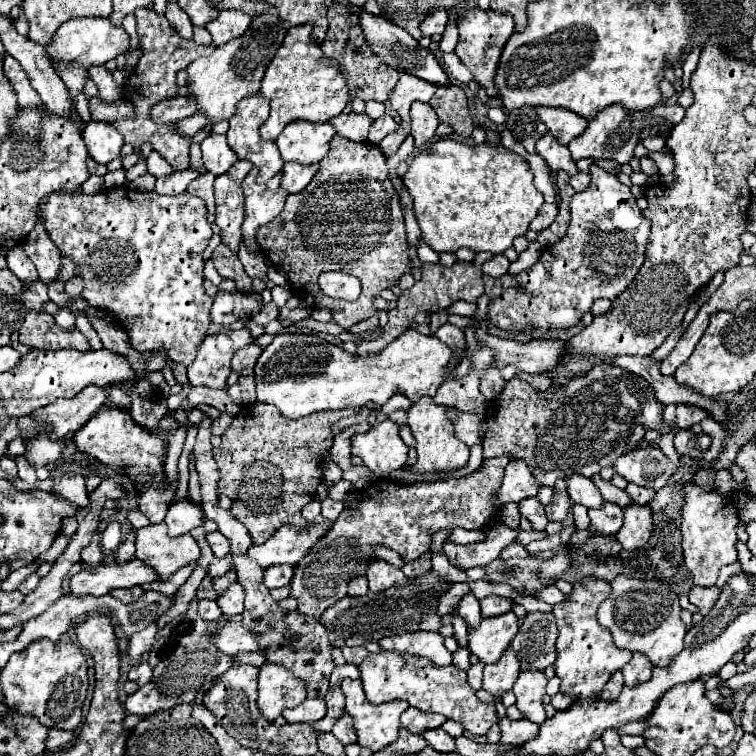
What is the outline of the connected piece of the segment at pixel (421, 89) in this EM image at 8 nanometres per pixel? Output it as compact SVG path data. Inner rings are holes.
M402 73L394 93L390 93L390 103L398 111L402 121L410 121L410 115L408 115L410 105L414 101L430 101L430 97L434 95L434 89L438 89L438 85L430 85L420 77Z

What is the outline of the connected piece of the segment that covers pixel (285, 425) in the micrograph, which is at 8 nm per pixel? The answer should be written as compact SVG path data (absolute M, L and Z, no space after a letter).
M250 403L242 405L240 413L234 417L232 425L222 435L222 445L214 449L214 461L218 465L220 481L218 495L226 495L232 499L230 513L246 525L254 543L266 541L278 527L294 525L298 529L306 529L308 521L302 517L302 507L314 499L316 487L322 483L322 463L320 453L332 447L332 425L342 417L356 413L356 407L338 409L338 411L318 411L300 419L286 419L278 409L266 403Z

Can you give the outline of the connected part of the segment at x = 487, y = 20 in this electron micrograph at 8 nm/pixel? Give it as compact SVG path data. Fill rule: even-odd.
M470 9L470 15L466 15L464 19L458 21L458 47L456 47L456 55L460 57L460 61L472 71L474 81L480 83L488 97L496 97L496 89L494 89L494 71L502 53L504 43L508 41L508 37L514 33L514 21L510 15L500 15L494 11L480 11L480 9Z

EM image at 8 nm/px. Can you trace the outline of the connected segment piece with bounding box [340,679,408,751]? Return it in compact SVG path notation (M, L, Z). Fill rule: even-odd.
M344 679L340 687L346 697L346 711L354 719L354 729L362 747L378 751L398 739L400 715L408 707L406 701L372 705L364 697L360 679Z

